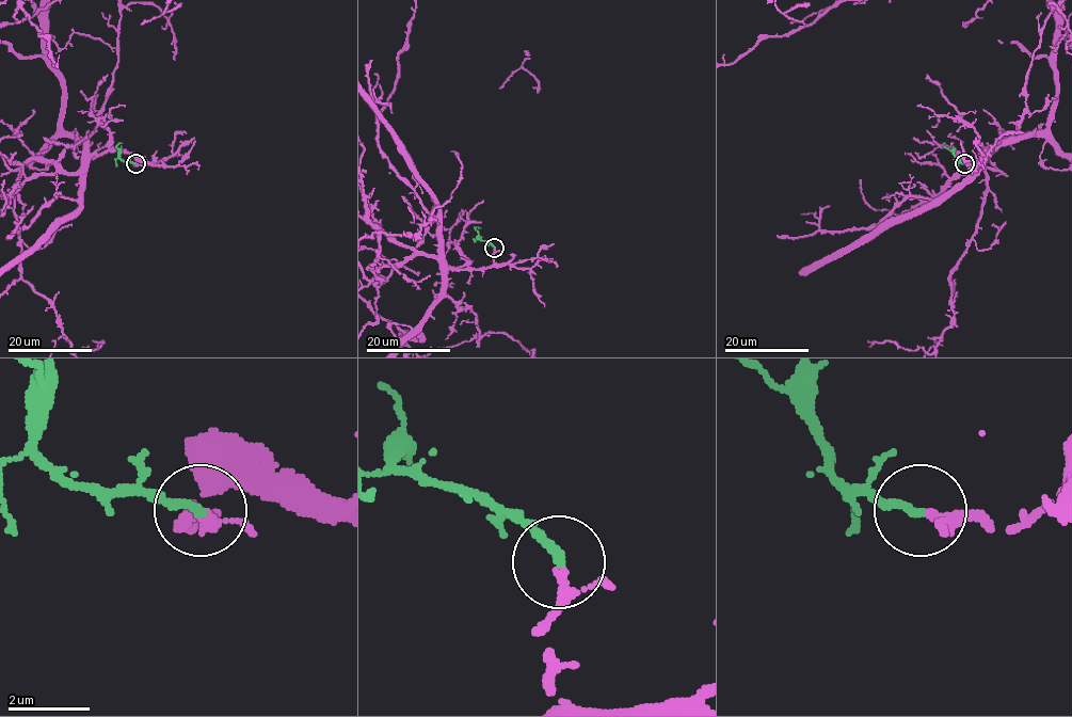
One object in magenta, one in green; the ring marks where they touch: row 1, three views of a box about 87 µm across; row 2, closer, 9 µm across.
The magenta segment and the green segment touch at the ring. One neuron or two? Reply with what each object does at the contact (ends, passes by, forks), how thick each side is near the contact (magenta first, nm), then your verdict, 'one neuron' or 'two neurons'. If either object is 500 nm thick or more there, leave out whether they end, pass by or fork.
magenta passes by; green ends; calibres 200 and 240 nm; one neuron

